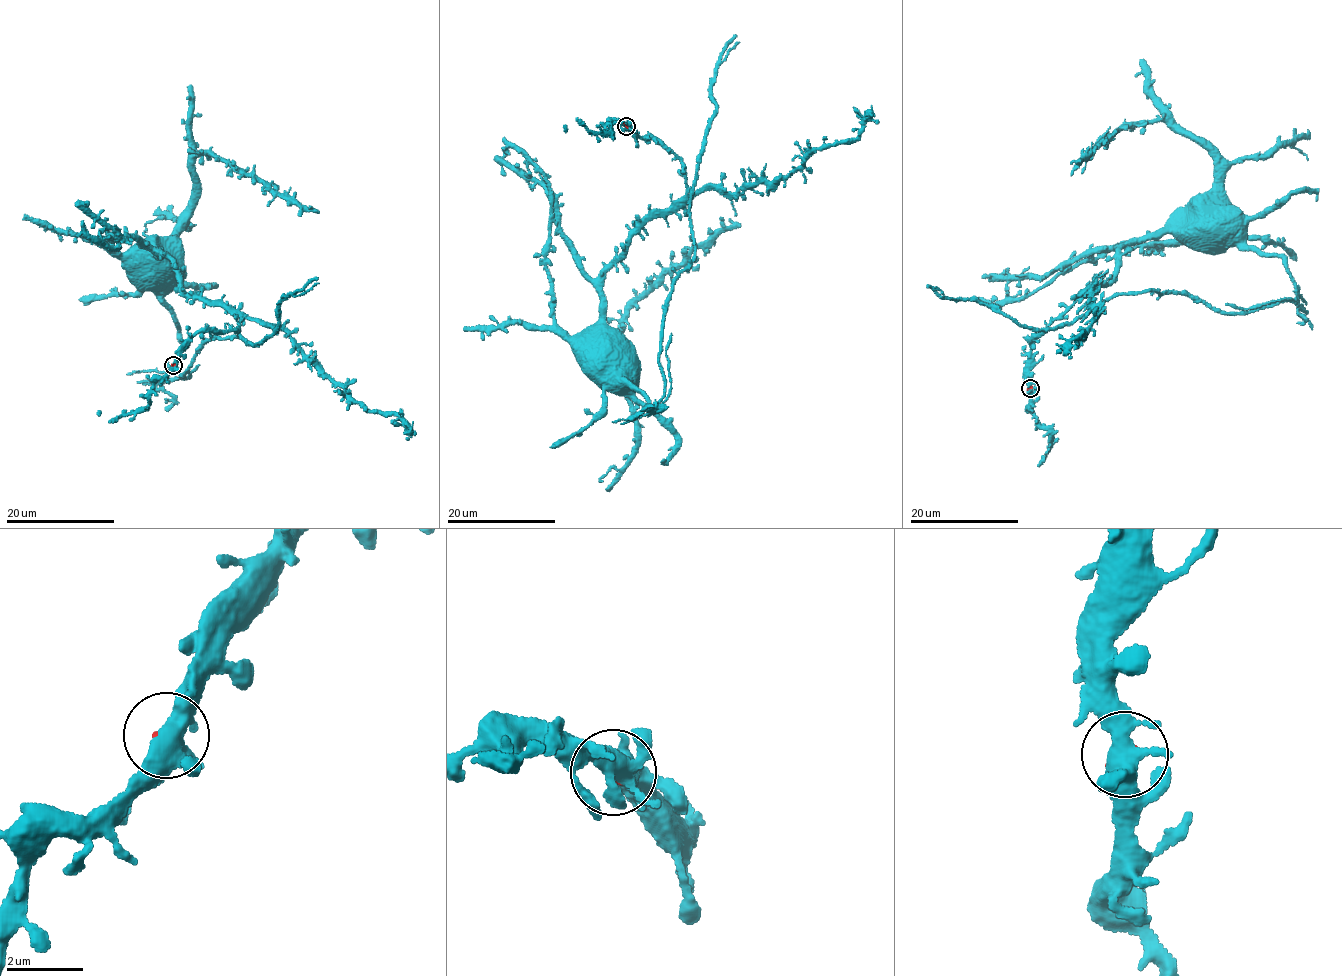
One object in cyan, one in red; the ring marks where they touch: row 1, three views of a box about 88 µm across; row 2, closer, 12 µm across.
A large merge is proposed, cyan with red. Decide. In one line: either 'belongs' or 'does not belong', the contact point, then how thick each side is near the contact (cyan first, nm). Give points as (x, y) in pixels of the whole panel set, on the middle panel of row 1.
does not belong | (626, 126) | 440/80 nm

